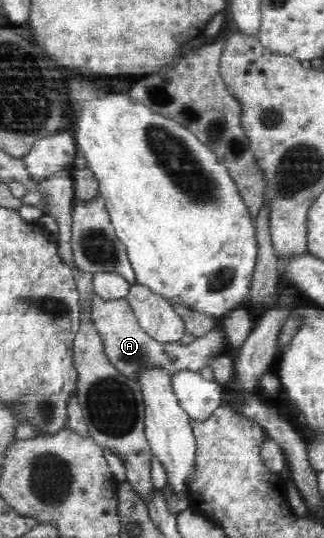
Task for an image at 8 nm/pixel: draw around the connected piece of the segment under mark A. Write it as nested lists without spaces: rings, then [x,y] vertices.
[[[93,294],[92,305],[88,307],[88,317],[95,324],[95,331],[99,332],[103,342],[104,352],[109,363],[113,364],[119,373],[133,380],[137,380],[143,368],[156,368],[157,366],[167,370],[167,375],[173,375],[179,370],[191,370],[199,372],[209,365],[209,359],[224,353],[228,337],[223,327],[218,326],[215,330],[207,332],[189,345],[182,343],[161,343],[153,339],[140,325],[135,317],[131,305],[125,298],[110,300],[103,299]]]

